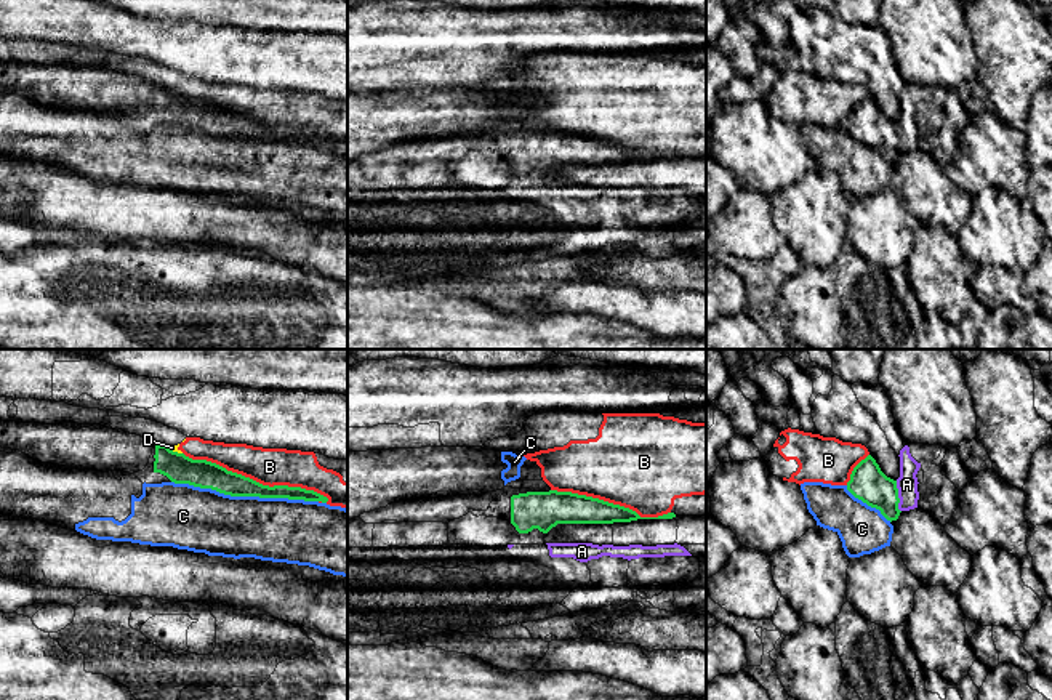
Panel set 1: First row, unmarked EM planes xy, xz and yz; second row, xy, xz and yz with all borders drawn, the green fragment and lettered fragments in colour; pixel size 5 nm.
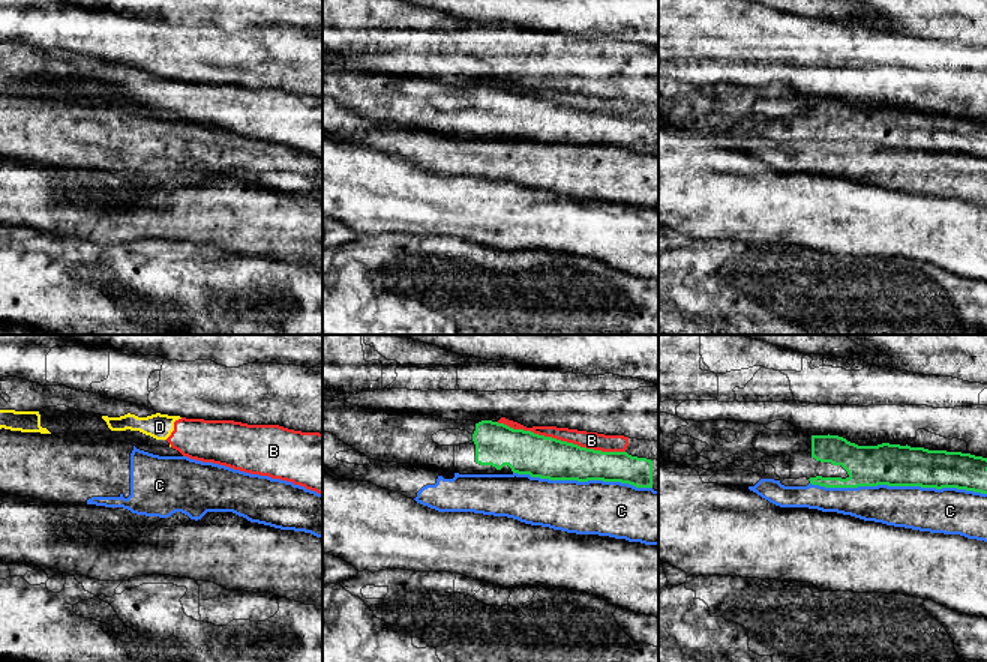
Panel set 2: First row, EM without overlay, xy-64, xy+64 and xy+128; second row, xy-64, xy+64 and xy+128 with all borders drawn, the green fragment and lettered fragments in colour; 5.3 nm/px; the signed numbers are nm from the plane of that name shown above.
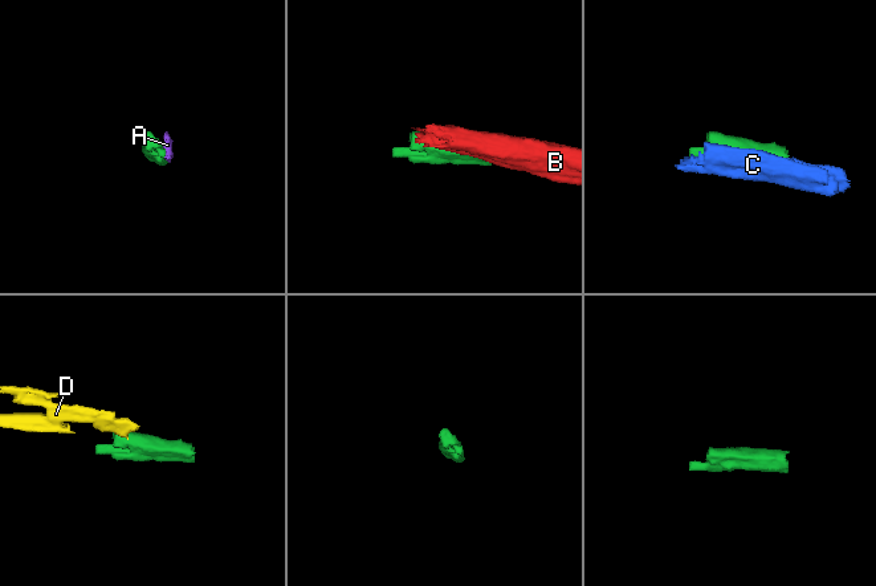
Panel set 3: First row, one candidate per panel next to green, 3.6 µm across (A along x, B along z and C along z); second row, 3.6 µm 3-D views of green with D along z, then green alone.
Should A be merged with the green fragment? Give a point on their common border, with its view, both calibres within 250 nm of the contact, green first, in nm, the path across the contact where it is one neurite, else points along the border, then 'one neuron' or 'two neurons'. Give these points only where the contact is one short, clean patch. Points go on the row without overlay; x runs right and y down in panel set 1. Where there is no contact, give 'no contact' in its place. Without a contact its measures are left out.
yz (897, 138) | 180/110 nm | one neuron

